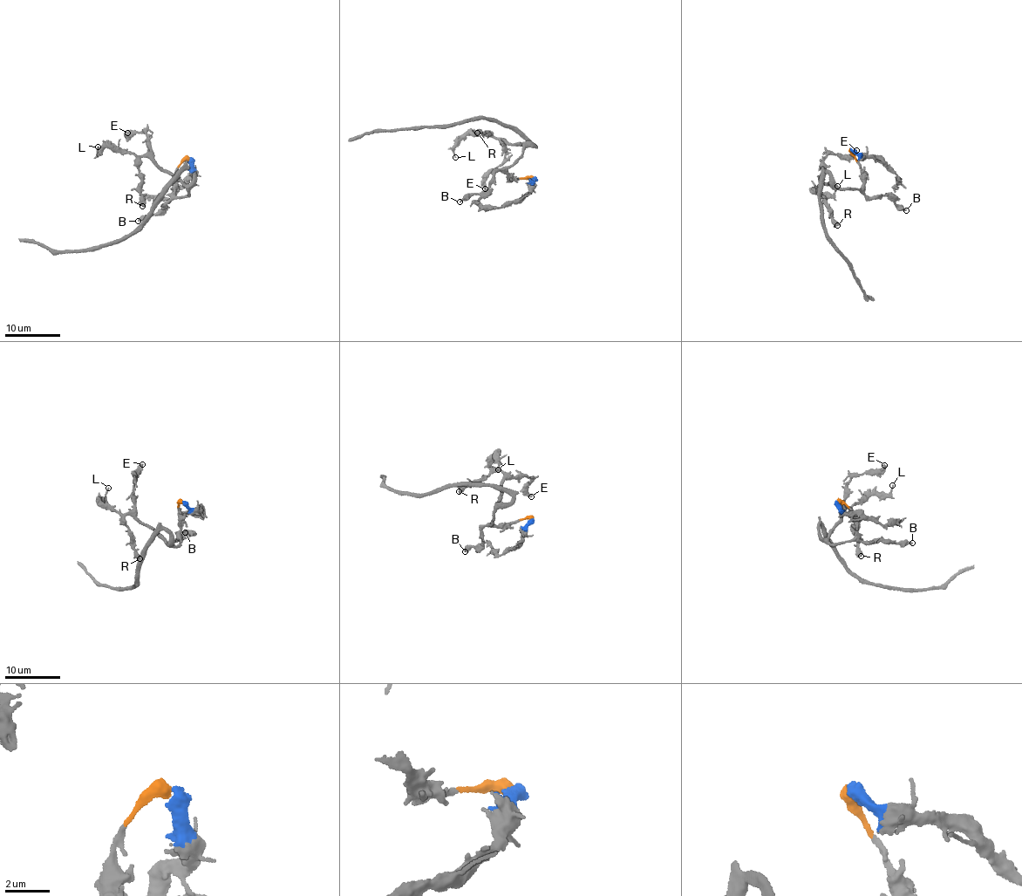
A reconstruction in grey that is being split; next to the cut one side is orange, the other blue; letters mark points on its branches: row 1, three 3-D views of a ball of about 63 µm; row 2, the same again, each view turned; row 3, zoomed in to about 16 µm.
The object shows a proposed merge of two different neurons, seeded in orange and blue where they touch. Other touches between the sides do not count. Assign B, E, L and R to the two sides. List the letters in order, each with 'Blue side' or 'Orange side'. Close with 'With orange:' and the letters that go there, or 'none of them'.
B: Orange side
E: Orange side
L: Orange side
R: Orange side
With orange: B, E, L, R

